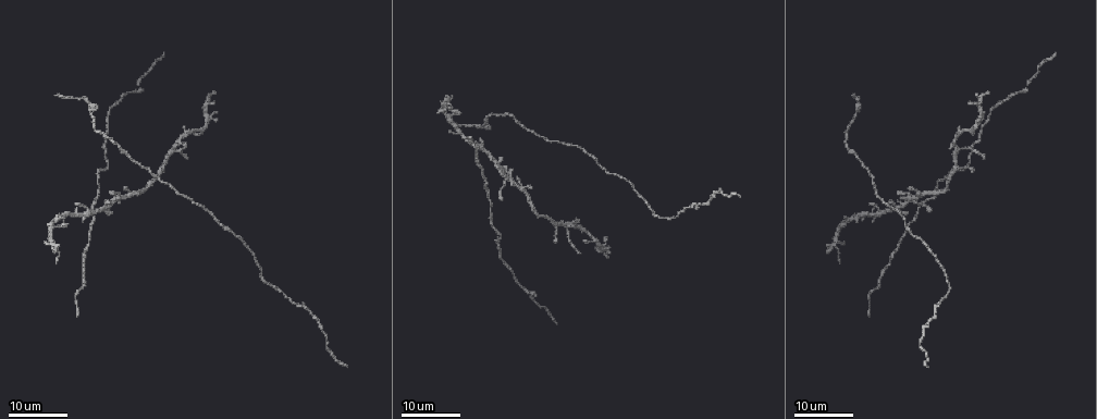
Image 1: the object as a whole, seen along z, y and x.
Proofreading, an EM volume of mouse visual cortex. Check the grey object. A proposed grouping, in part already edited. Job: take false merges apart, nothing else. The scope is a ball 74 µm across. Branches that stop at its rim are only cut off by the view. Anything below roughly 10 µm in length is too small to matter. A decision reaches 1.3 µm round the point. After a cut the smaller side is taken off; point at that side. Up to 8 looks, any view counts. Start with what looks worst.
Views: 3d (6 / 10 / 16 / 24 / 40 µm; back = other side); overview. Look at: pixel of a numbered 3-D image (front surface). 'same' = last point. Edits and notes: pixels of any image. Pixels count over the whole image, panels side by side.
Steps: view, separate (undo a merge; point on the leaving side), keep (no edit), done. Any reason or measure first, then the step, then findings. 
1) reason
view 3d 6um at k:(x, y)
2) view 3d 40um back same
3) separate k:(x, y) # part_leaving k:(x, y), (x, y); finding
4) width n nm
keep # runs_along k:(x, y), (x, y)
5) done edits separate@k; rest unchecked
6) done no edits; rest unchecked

view 3d 24um at 1:(920, 197)

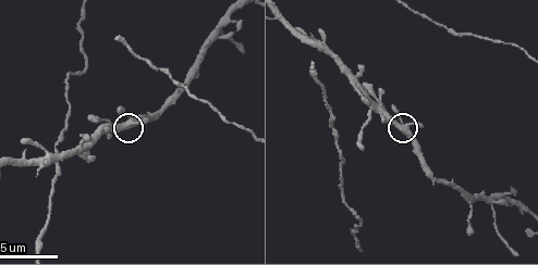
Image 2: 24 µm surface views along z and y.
zoom in
view 3d 6um at 2:(128, 127)

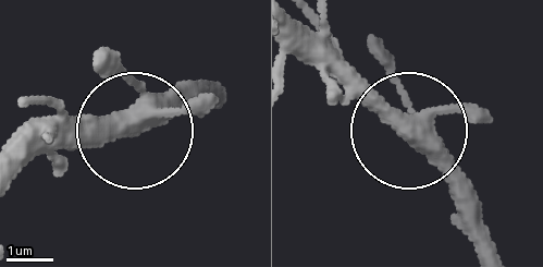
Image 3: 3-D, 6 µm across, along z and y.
width 370 nm
keep # one cell here

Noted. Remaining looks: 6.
thick turns thin
view 3d 10um at 2:(132, 48)

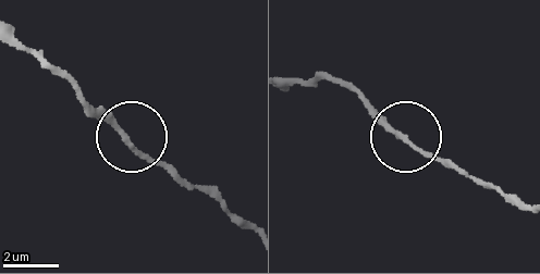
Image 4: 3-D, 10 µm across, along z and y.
keep # runs_along 4:(514, 207), (493, 188), (416, 150), (361, 97); all the same cell

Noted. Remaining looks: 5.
view 3d 24um at 1:(268, 282)

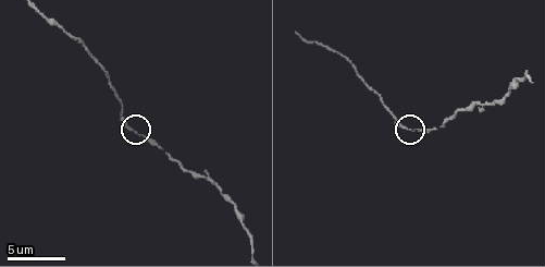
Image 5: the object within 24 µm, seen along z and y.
closer look
view 3d 6um at 5:(135, 131)

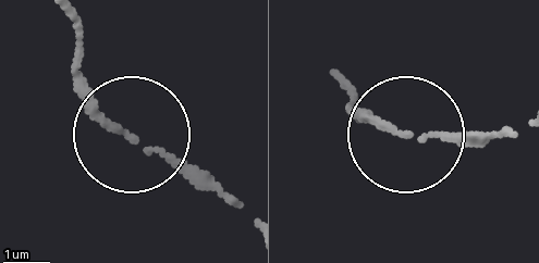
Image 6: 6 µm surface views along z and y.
width 130 nm
keep # runs_along 6:(344, 78), (356, 110), (391, 129), (493, 137); all the same cell

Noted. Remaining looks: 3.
calibre changes
view 3d 10um at 2:(467, 35)

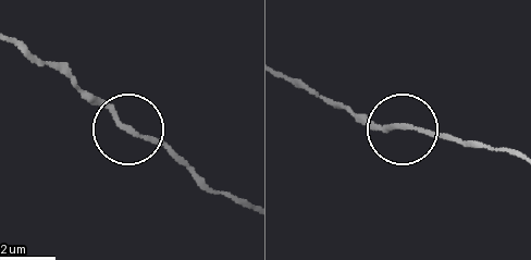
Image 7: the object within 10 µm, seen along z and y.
keep # runs_along 7:(367, 126), (414, 126), (474, 140); one cell here

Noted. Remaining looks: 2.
done no edits; rest unchecked

